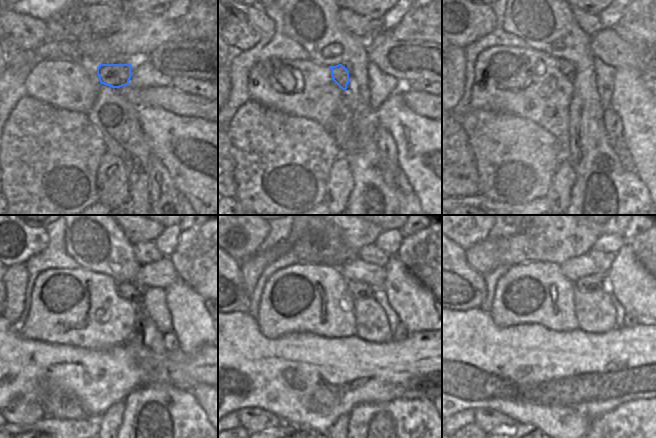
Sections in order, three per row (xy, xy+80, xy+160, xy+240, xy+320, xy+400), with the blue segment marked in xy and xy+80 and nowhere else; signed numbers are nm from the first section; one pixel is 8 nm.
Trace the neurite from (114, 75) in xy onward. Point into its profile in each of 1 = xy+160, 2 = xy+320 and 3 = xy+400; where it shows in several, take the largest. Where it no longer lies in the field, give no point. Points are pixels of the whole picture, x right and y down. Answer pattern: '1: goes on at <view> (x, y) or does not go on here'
1: goes on at xy+160 (566, 67)
2: goes on at xy+320 (356, 289)
3: goes on at xy+400 (594, 282)

